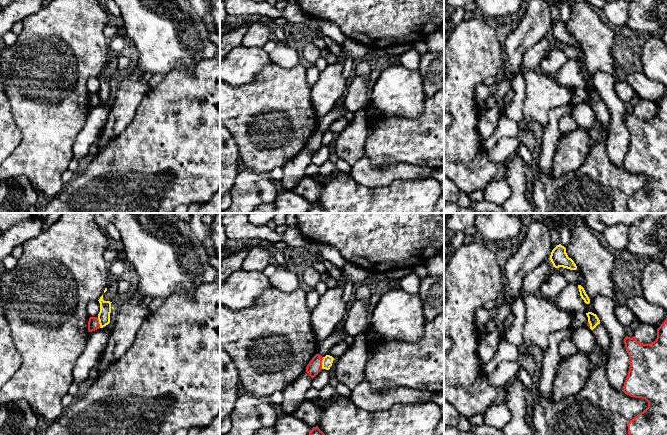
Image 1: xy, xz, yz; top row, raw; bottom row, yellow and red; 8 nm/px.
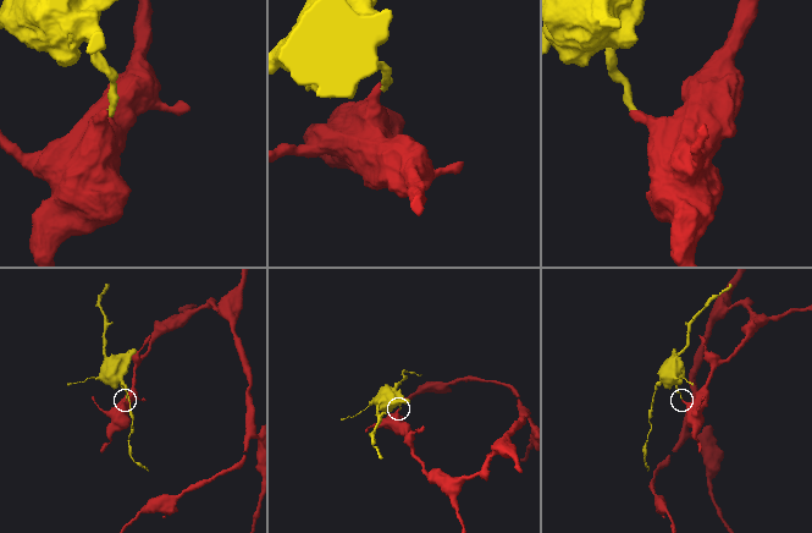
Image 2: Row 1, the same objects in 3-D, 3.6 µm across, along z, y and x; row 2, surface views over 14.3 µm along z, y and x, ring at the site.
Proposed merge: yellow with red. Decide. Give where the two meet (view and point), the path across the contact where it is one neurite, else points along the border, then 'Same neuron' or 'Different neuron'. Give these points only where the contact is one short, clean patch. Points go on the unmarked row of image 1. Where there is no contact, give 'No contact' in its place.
Touches yellow at xz (322, 139). Different neuron

